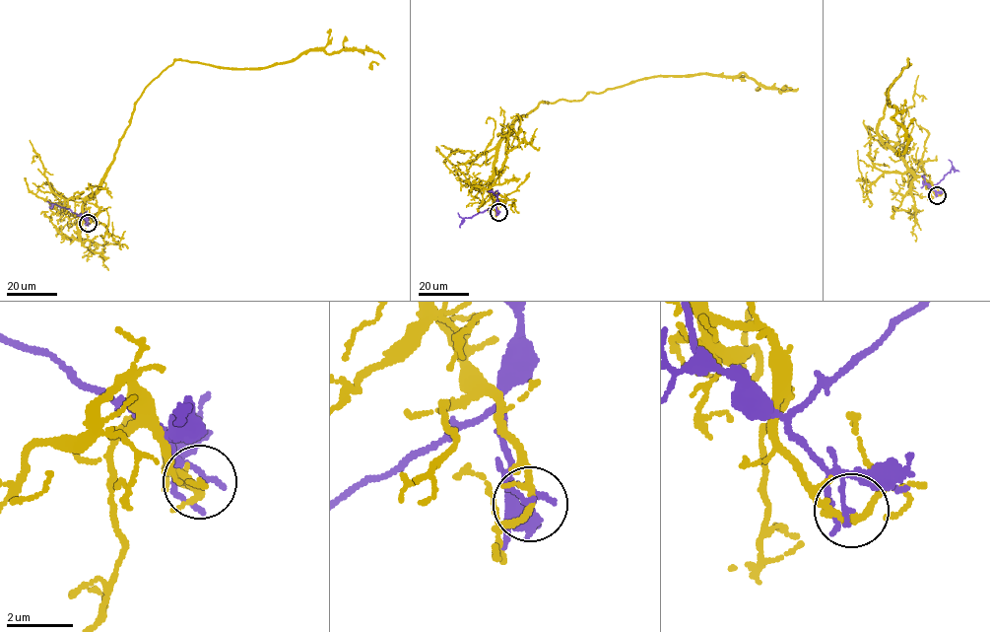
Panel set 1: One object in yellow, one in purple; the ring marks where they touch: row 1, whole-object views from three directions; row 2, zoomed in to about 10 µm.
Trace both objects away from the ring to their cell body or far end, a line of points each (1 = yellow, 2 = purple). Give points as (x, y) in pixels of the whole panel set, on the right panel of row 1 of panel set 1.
1: (937, 195), (878, 134), (887, 88), (907, 59), (888, 90), (890, 118), (907, 140), (896, 156)
2: (937, 194), (932, 188), (952, 167), (958, 171)

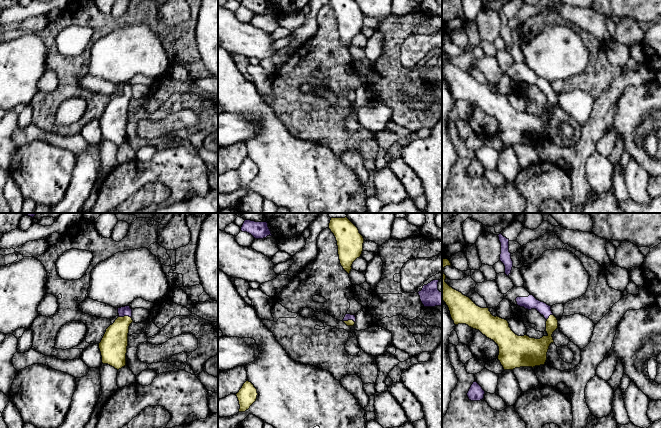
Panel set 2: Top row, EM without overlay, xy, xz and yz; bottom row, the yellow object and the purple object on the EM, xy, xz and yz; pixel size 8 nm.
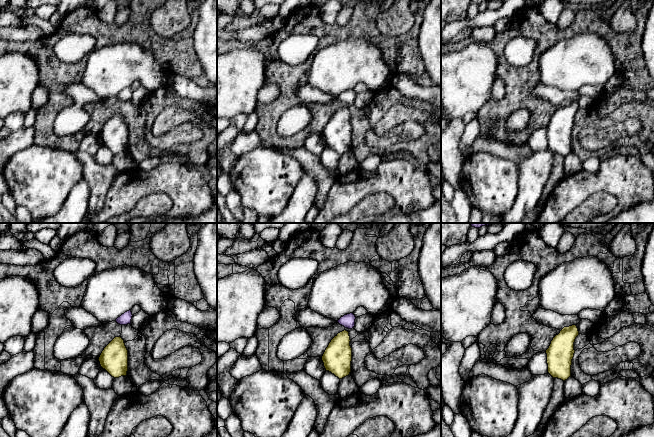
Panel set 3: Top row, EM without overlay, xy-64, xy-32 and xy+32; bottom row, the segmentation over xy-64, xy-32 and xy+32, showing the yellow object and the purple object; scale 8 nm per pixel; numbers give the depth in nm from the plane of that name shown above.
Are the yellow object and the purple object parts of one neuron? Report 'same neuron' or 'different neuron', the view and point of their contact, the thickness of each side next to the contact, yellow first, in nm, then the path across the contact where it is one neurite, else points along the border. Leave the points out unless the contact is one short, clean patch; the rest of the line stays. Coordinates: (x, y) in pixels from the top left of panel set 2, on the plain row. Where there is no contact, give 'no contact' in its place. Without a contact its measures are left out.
different neuron | xy (125, 92) | 220/80 nm

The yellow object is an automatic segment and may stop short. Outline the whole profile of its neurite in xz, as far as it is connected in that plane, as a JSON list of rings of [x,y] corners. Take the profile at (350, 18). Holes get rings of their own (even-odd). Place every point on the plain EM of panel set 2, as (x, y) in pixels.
[[[329,0],[329,5],[337,17],[340,40],[349,50],[353,38],[362,30],[364,14],[354,0]]]

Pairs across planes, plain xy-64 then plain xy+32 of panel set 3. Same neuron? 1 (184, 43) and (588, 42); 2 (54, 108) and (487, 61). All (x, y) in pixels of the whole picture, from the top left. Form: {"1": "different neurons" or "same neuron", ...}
{"1": "different neurons", "2": "different neurons"}

